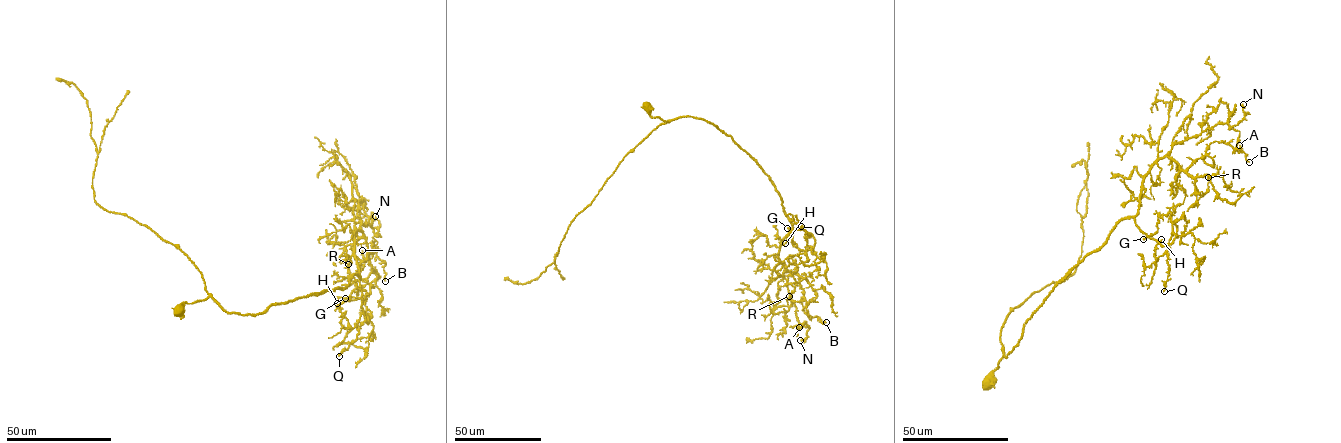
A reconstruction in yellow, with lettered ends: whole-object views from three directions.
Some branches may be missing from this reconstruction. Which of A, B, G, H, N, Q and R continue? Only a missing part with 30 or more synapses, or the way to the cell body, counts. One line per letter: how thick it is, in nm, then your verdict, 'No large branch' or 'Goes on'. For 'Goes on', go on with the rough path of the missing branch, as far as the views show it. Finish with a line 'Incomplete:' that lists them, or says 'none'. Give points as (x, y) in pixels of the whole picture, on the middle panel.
A: Thickness 130 nm. No large branch
B: Thickness 150 nm. No large branch
G: Thickness 140 nm. No large branch
H: Thickness 130 nm. No large branch
N: Thickness 280 nm. No large branch
Q: Thickness 280 nm. No large branch
R: Thickness 280 nm. No large branch
Incomplete: none

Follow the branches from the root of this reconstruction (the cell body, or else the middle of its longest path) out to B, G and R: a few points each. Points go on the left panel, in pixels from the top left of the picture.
B: (179, 311), (209, 296), (257, 315), (343, 288), (360, 277), (359, 230), (385, 281)
G: (179, 311), (209, 296), (227, 312), (261, 314), (343, 288), (355, 274), (368, 323), (366, 292), (345, 298)
R: (179, 311), (209, 296), (257, 315), (343, 288), (360, 277), (362, 231), (372, 271), (351, 281), (348, 264)

